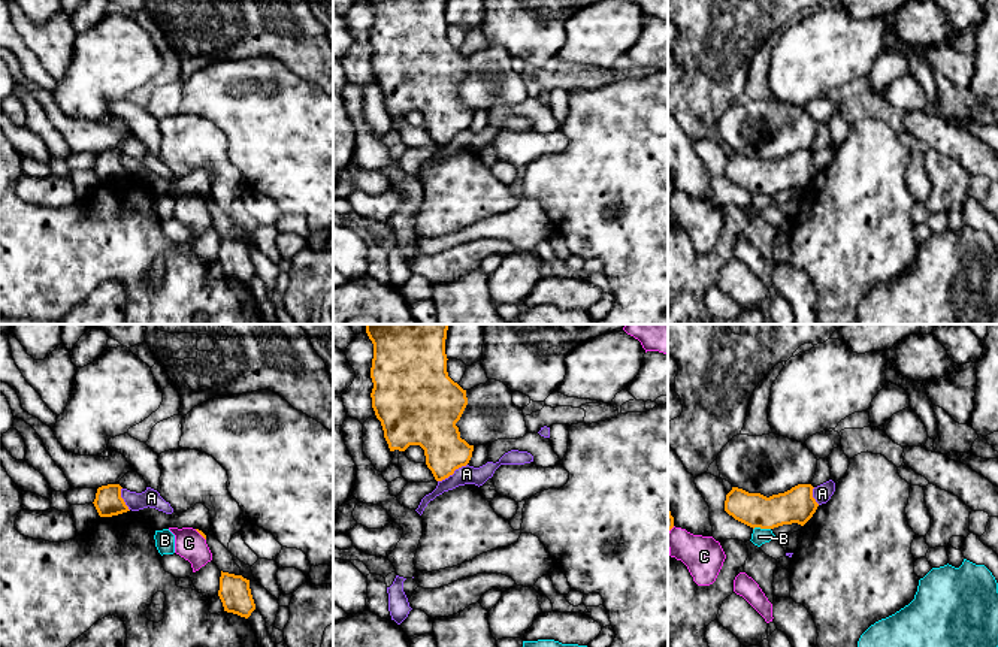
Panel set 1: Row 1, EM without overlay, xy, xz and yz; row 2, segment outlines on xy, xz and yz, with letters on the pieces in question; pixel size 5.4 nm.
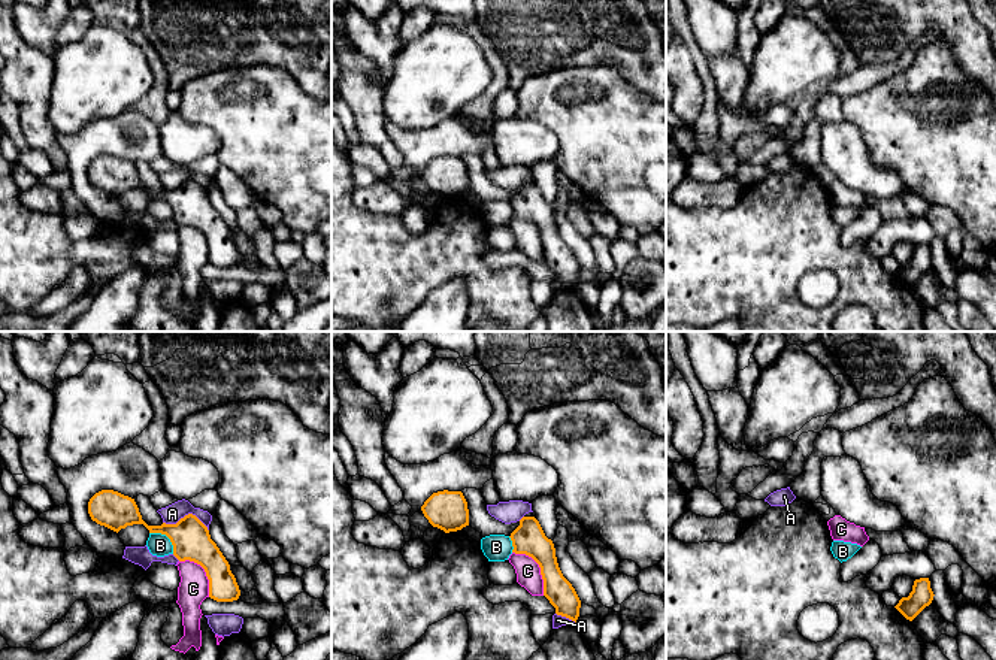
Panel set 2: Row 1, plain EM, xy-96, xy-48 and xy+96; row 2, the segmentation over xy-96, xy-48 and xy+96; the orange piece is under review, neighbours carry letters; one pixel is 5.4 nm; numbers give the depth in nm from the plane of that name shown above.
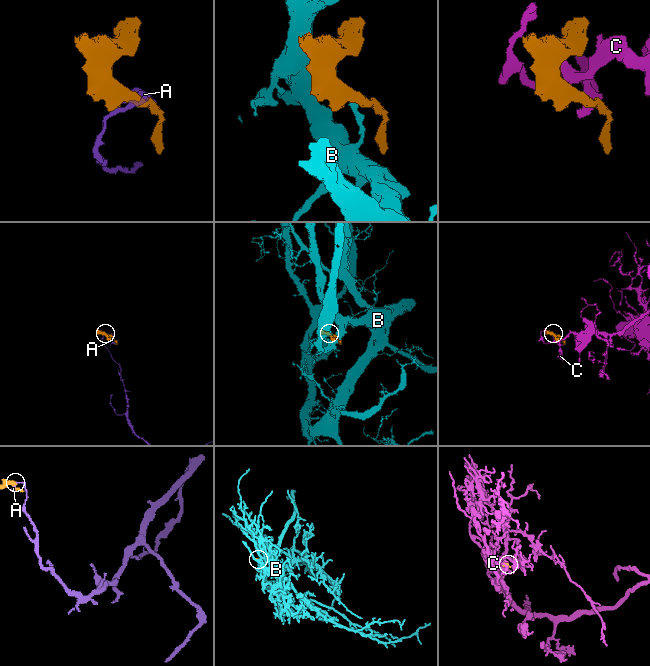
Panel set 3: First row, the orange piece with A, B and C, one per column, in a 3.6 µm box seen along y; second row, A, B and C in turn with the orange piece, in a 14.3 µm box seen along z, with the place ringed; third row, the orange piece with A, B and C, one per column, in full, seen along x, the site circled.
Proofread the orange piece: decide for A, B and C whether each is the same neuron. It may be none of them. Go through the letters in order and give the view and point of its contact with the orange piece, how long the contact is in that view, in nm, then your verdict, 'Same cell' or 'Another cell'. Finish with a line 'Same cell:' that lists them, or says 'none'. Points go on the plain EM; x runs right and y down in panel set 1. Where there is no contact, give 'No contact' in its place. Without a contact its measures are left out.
A: Touches orange at xz (451, 139). Shared border 190 nm. Another cell
B: Touches orange at yz (761, 193). Shared border 100 nm. Another cell
C: Touches orange at xy (200, 199). Shared border 90 nm. Another cell
Same cell: none

